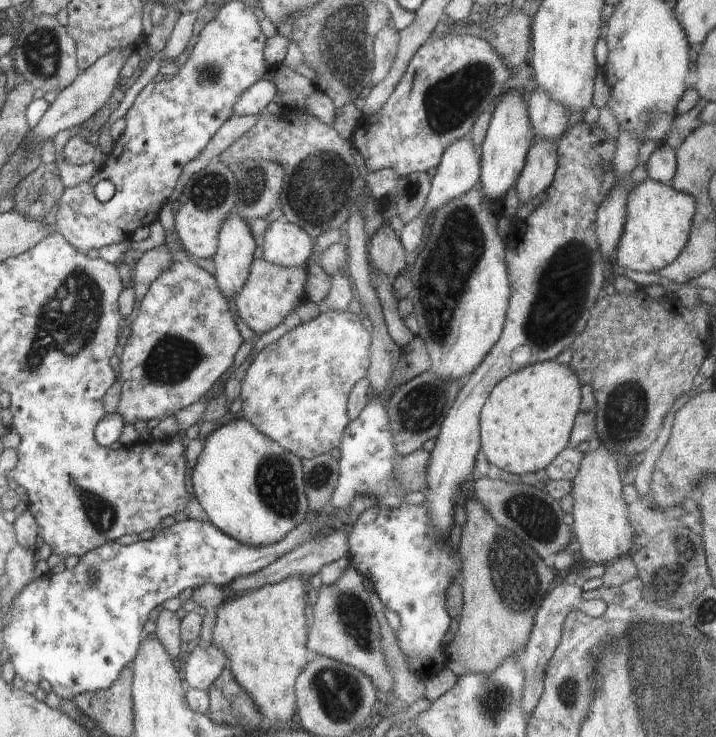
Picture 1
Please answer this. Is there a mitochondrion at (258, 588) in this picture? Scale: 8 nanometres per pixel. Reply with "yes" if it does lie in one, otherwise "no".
no

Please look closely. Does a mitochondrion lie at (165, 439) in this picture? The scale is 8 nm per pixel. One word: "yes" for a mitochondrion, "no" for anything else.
no

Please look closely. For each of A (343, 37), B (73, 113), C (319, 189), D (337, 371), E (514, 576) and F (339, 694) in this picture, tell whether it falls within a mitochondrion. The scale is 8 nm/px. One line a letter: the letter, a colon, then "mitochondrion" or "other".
A: mitochondrion
B: other
C: mitochondrion
D: other
E: mitochondrion
F: mitochondrion

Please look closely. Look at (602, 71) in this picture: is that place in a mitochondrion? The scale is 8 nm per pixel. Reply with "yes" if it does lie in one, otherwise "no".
no

